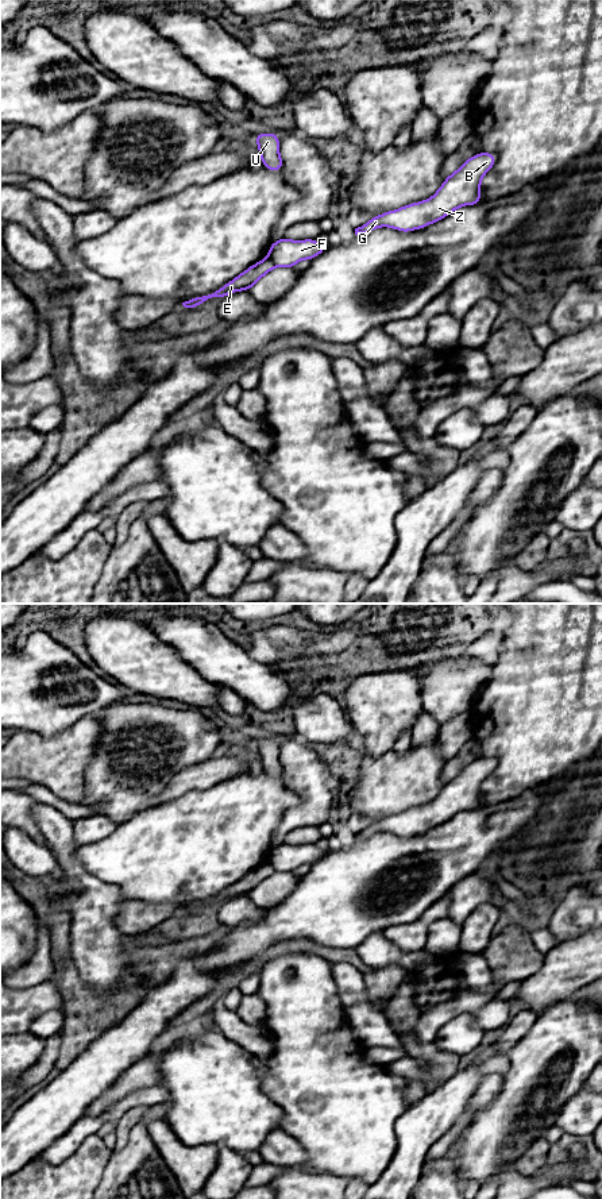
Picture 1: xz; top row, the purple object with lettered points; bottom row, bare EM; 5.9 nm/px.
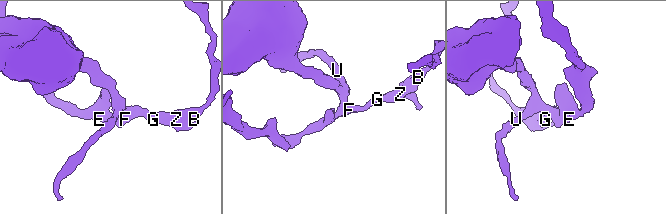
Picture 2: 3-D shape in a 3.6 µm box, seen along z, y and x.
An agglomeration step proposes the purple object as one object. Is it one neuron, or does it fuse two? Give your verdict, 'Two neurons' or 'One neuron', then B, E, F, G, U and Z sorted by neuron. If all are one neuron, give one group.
Two neurons. Groups: B F G U Z / E

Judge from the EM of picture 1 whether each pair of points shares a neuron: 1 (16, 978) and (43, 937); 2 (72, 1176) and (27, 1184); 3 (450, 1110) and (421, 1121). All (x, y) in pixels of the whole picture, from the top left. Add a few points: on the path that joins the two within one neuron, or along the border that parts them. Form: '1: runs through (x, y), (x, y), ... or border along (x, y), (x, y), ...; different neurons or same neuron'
1: runs through (27, 971), (42, 956), (43, 948); same neuron
2: runs through (61, 1176), (38, 1176); same neuron
3: runs through (443, 1110), (439, 1110), (428, 1120); same neuron

